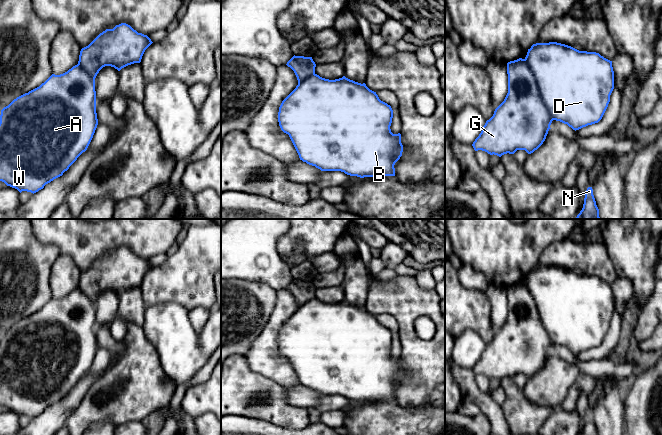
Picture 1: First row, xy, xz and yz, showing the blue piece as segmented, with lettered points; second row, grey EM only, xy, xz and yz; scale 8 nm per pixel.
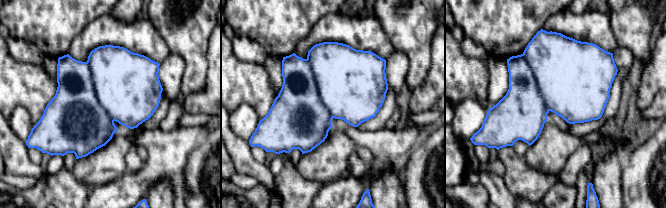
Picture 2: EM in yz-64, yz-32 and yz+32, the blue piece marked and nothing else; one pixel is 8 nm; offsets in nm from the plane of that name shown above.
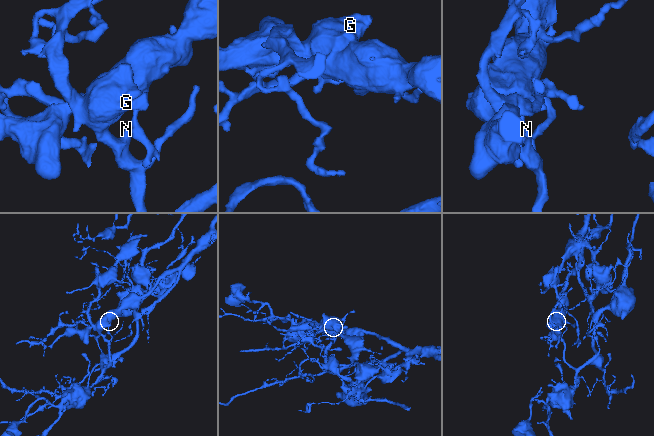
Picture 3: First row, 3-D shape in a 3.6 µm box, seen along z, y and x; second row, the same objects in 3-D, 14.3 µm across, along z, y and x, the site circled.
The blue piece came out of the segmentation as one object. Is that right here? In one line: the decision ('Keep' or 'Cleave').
Cleave

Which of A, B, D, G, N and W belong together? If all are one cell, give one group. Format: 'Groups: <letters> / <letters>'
Groups: A G N W / B D

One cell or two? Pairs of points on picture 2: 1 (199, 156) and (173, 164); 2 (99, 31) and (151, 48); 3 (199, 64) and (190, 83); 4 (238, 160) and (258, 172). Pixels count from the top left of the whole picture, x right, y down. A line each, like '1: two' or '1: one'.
1: two
2: one
3: one
4: one

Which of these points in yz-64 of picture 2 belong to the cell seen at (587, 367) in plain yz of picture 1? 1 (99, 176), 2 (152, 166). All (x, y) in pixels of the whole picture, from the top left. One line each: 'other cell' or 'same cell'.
1: other cell
2: same cell

